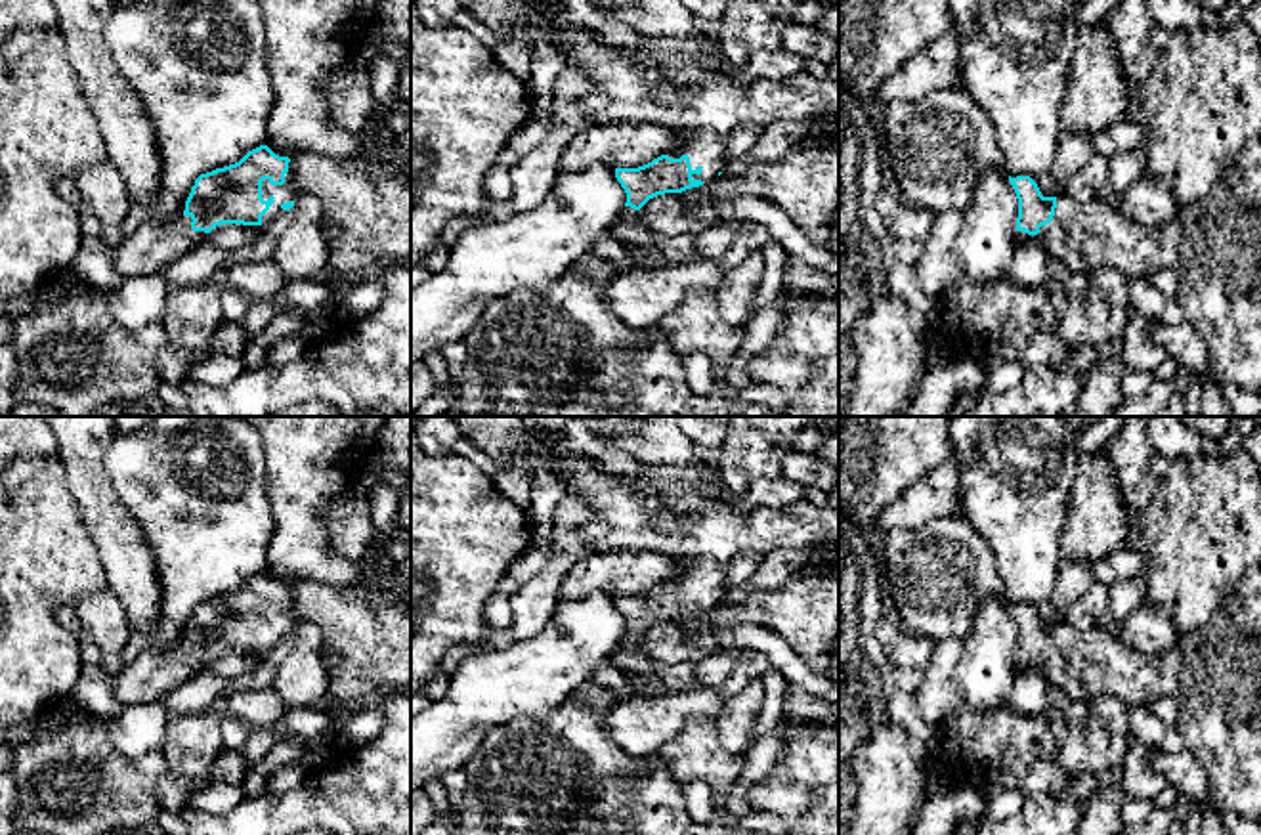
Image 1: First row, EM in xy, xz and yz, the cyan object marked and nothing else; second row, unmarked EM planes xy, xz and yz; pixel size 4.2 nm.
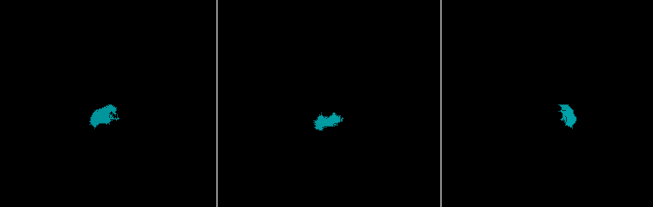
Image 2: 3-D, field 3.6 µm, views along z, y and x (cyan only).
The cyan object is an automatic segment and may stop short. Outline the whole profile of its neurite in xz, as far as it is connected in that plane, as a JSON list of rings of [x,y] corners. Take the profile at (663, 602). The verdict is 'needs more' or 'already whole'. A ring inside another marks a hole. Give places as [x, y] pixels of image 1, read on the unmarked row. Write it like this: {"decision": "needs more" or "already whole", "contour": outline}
{"decision": "needs more", "contour": [[[529,436],[522,447],[512,455],[506,466],[499,466],[495,485],[518,508],[527,510],[531,504],[533,478],[539,468],[550,466],[566,482],[566,495],[581,499],[592,512],[592,520],[581,527],[583,539],[594,552],[609,550],[653,550],[665,554],[678,564],[678,575],[669,583],[661,583],[638,596],[615,596],[615,606],[627,621],[625,636],[617,650],[640,650],[640,636],[653,625],[665,621],[682,621],[703,611],[711,611],[726,596],[726,577],[732,560],[743,552],[768,554],[774,548],[810,550],[825,543],[839,543],[839,510],[831,506],[816,506],[804,499],[791,506],[757,506],[751,510],[737,510],[726,503],[707,504],[697,516],[673,512],[648,483],[623,482],[606,474],[594,460],[571,455],[566,441],[552,453],[546,462],[535,451],[535,439]]]}

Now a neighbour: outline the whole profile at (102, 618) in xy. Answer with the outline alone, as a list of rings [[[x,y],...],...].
[[[111,589],[69,598],[80,621],[82,636],[94,640],[103,653],[118,655],[130,636],[132,625]]]

